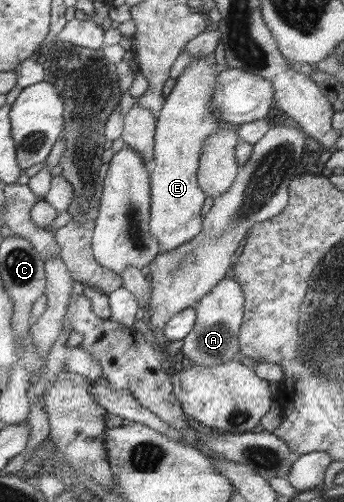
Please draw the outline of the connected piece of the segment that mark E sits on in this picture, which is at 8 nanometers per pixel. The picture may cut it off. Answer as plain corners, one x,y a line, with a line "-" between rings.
211,53
204,57
198,57
196,62
188,64
175,80
175,86
169,95
164,98
159,114
155,119
154,155
149,165
149,231
158,241
161,251
172,250
182,243
188,242
193,236
199,234
203,218
200,217
202,202
206,200
202,189
199,187
197,171
201,150
203,150
204,139
210,137
216,131
216,120
214,120
214,106
212,106
212,90
217,84
216,75
220,70
216,68
216,60

